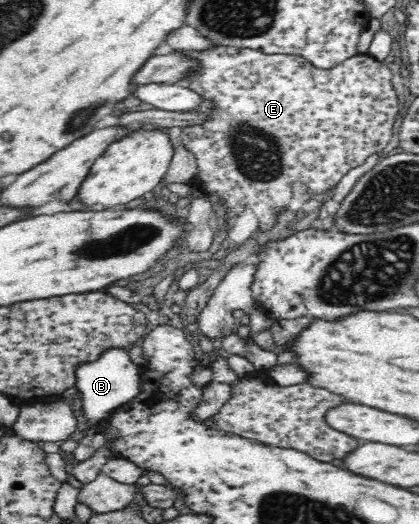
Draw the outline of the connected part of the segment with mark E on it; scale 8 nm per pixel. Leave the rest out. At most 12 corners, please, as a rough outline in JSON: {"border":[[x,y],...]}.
{"border":[[220,45],[180,84],[228,226],[270,230],[381,152],[401,114],[369,54],[329,70]]}

